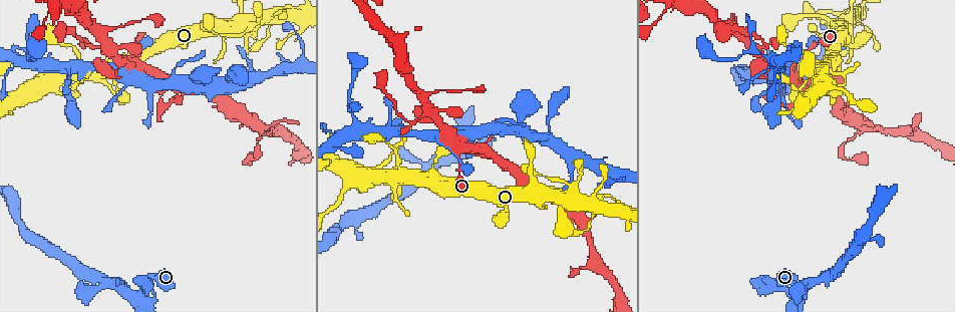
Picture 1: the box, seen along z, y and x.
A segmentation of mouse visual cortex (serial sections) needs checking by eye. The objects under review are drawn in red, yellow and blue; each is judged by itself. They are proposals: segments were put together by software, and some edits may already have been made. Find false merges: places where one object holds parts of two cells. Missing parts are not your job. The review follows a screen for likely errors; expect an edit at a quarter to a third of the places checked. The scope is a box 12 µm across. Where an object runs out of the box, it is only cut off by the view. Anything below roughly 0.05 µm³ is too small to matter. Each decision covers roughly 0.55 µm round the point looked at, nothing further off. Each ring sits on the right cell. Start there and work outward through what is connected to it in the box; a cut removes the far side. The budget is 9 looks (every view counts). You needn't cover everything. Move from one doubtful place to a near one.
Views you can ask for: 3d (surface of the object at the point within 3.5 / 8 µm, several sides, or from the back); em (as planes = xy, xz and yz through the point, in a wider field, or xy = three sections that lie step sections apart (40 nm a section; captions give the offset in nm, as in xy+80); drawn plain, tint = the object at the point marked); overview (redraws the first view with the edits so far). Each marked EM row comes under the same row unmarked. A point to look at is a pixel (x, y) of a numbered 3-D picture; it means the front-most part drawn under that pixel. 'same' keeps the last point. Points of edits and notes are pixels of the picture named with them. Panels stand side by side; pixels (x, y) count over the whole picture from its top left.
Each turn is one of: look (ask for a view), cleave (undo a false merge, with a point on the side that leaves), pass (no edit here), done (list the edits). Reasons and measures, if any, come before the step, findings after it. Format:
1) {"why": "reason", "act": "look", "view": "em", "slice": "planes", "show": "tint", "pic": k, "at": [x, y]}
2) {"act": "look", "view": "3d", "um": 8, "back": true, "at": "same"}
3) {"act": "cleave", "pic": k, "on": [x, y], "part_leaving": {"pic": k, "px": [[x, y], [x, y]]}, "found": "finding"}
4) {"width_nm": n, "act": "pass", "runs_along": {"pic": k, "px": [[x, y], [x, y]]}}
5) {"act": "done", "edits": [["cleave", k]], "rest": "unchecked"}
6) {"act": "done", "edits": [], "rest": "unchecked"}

{"why": "sharp bend", "act": "look", "view": "3d", "um": 8, "pic": 1, "at": [87, 45]}

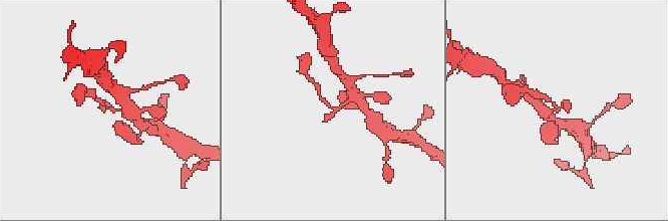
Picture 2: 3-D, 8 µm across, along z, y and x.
{"why": "closer look", "act": "look", "view": "3d", "um": 3.5, "pic": 2, "at": [559, 108]}

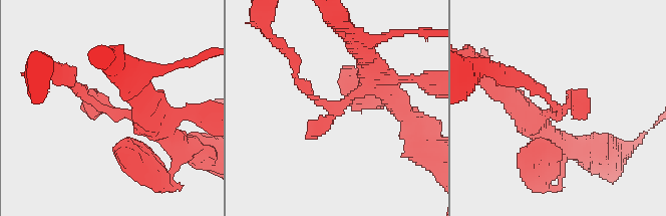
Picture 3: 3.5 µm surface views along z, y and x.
{"why": "now the EM", "act": "look", "view": "em", "slice": "xy", "step": 3, "show": "tint", "pic": 3, "at": [560, 111]}

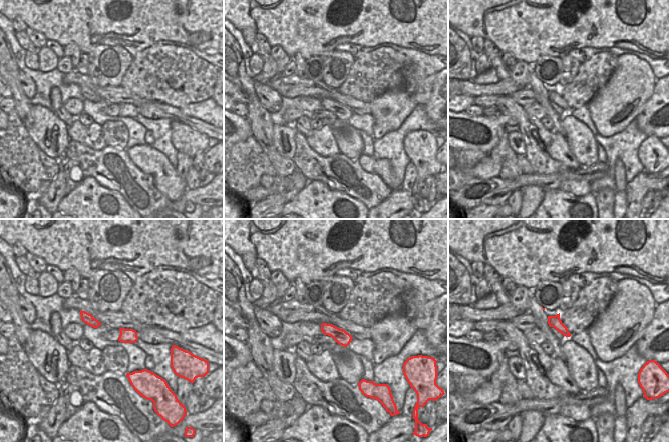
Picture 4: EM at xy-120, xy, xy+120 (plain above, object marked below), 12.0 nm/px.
{"act": "cleave", "pic": 3, "on": [530, 81], "part_leaving": {"pic": 3, "px": [[314, 97], [262, 25]]}, "found": "a second cell is stuck on"}

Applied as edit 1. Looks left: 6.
{"act": "look", "view": "overview"}

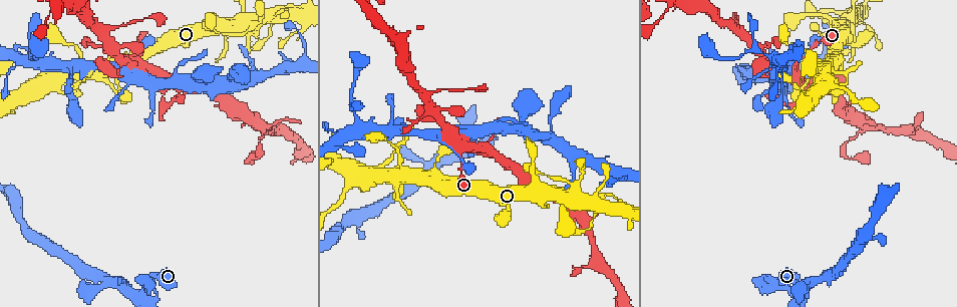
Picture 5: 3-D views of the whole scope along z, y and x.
{"why": "abrupt turn", "act": "look", "view": "3d", "um": 8, "back": true, "pic": 5, "at": [168, 103]}

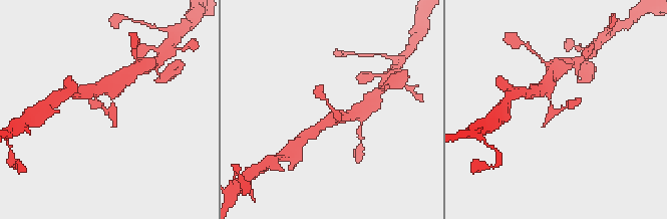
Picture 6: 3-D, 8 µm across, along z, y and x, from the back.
{"why": "need the tissue", "act": "look", "view": "em", "slice": "xy", "step": 3, "show": "tint", "pic": 6, "at": [335, 112]}

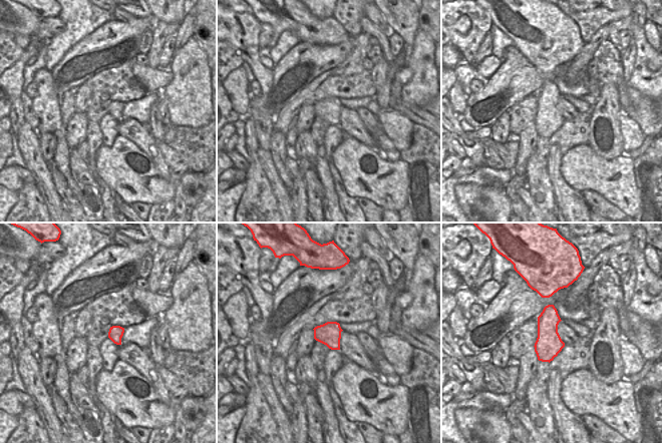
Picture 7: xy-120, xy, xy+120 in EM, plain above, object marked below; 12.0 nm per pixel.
{"act": "pass", "runs_along": {"pic": 6, "px": [[339, 117], [319, 90]]}, "found": "continuous, no second cell"}

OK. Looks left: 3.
{"why": "calibre changes", "act": "look", "view": "3d", "um": 3.5, "pic": 5, "at": [61, 93]}

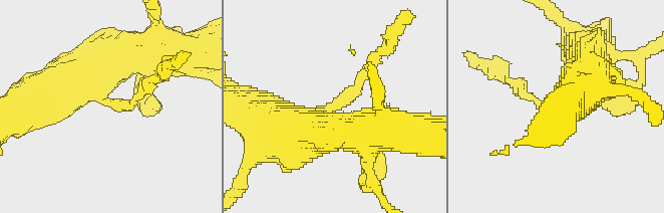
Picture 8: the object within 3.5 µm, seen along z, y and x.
{"arm_widths_nm": [150, 600], "act": "look", "view": "em", "slice": "xy", "step": 3, "show": "tint", "pic": 8, "at": [330, 108]}

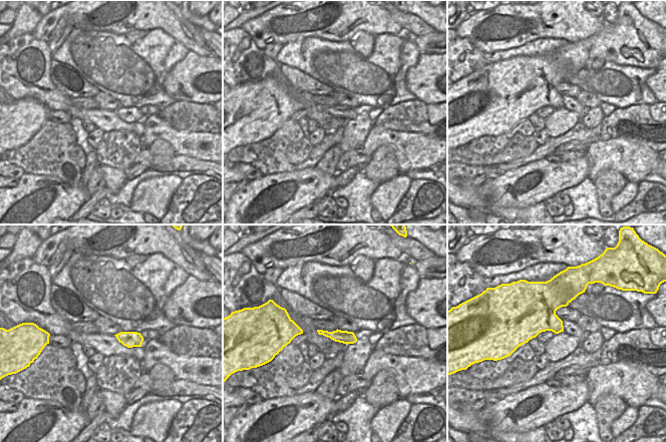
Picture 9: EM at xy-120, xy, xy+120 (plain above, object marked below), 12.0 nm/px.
{"width_nm": 160, "act": "pass", "runs_along": {"pic": 8, "px": [[331, 130], [307, 130], [371, 62]]}, "found": "continuous, no second cell"}

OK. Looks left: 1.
{"act": "done", "edits": [["cleave", 3]], "rest": "unchecked"}

